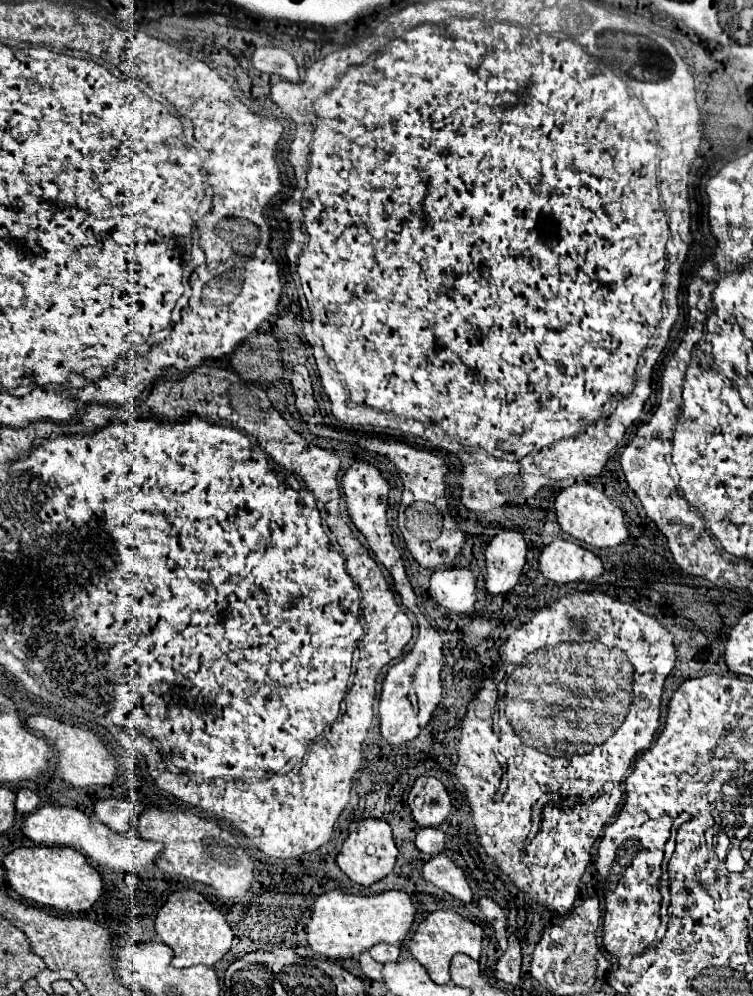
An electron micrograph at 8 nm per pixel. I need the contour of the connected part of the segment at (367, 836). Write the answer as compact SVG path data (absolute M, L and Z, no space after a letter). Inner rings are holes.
M364 818L348 826L348 838L344 840L340 854L336 856L336 864L352 882L360 886L372 886L374 882L382 880L392 872L396 856L398 856L398 848L394 844L390 824L378 818Z

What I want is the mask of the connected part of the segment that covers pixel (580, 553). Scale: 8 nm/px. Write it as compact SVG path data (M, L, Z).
M568 540L550 542L542 550L538 566L544 578L554 580L558 584L592 580L604 574L604 564L598 556Z

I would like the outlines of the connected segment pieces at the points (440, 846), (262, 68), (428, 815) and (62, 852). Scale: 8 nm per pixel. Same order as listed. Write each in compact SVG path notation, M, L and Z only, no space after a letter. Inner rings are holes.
M420 828L414 840L416 848L428 856L436 856L444 852L444 832L438 828Z
M256 48L252 54L252 64L258 72L276 74L286 82L296 82L300 78L294 58L280 48Z
M432 776L416 778L408 798L414 798L410 810L418 826L440 826L452 808L444 784Z
M68 846L16 848L4 858L4 870L8 884L22 898L66 912L88 910L102 894L100 874L86 862L86 858L78 850Z

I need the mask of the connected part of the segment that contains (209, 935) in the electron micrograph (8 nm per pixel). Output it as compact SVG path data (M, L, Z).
M178 890L168 896L166 904L156 916L156 934L174 950L172 966L176 968L188 968L194 964L214 966L230 950L234 938L234 932L226 924L224 914L196 890Z

